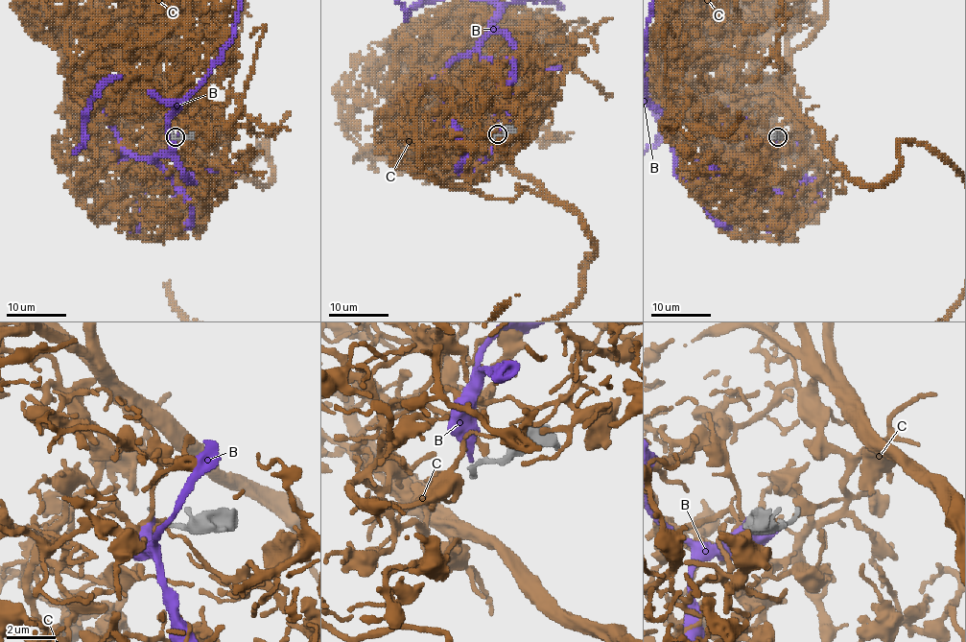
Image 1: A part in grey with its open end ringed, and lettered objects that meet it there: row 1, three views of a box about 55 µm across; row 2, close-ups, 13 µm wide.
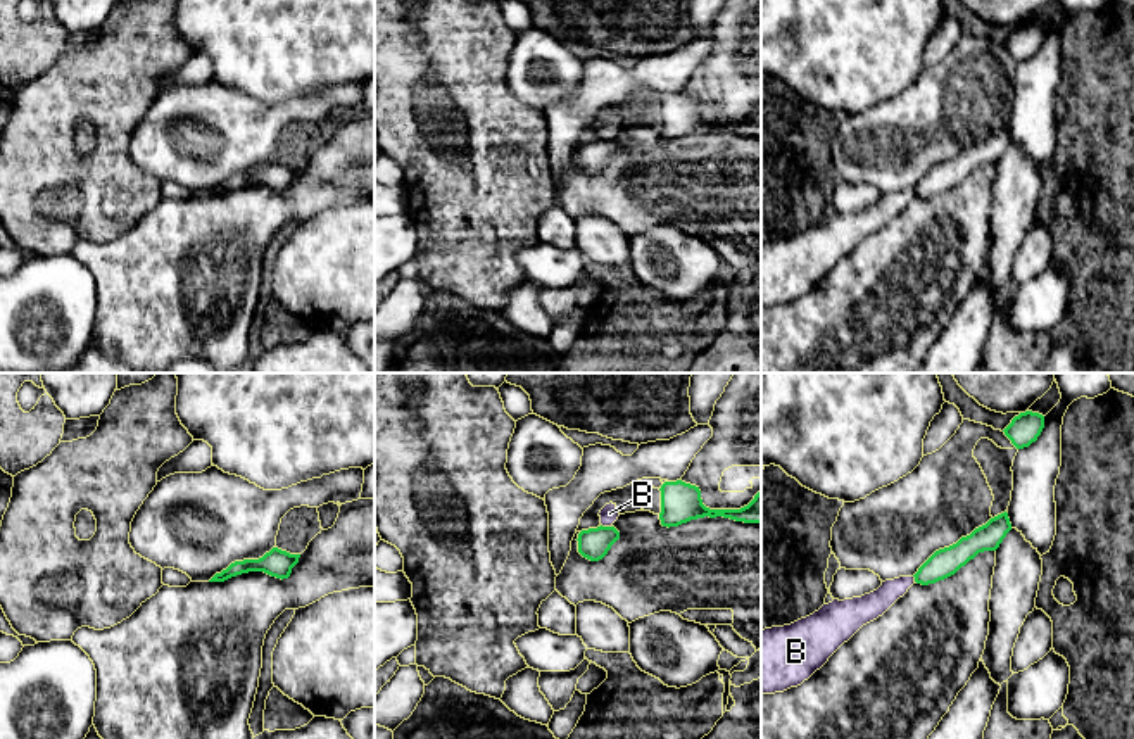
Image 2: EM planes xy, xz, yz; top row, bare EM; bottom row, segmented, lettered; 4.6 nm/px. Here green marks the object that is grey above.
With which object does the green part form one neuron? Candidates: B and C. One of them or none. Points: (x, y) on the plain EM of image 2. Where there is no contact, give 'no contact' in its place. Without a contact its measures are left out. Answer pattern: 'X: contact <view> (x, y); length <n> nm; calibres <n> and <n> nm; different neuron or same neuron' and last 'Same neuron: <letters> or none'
B: contact xz (606, 140); length 60 nm; calibres 140 and 80 nm; different neuron
C: no contact; same neuron
Same neuron: C

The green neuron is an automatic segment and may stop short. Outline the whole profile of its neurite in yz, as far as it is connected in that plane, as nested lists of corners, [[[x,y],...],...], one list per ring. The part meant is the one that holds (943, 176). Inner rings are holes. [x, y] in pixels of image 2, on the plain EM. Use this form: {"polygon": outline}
{"polygon": [[[1006,124],[991,131],[956,157],[936,164],[913,188],[915,195],[929,199],[954,188],[979,166],[996,164],[1010,143],[1011,136]]]}

